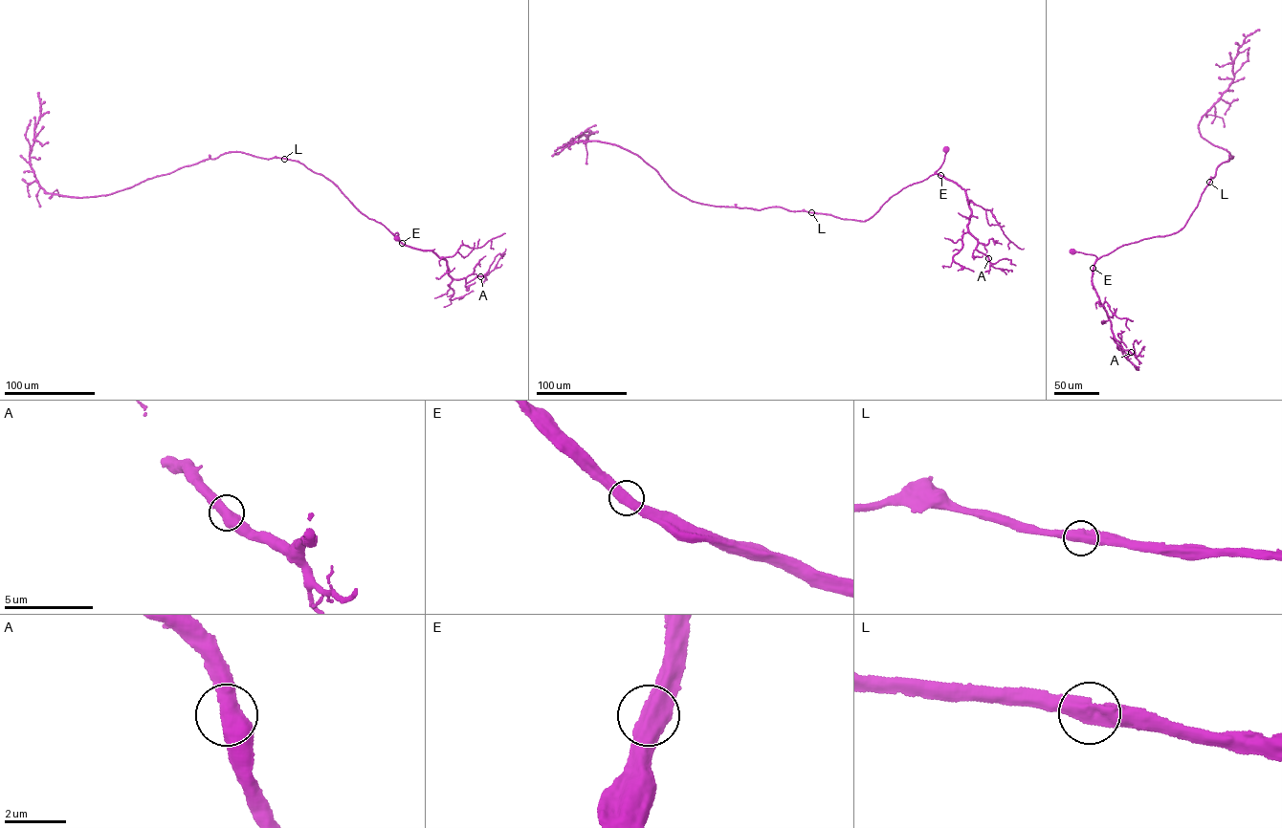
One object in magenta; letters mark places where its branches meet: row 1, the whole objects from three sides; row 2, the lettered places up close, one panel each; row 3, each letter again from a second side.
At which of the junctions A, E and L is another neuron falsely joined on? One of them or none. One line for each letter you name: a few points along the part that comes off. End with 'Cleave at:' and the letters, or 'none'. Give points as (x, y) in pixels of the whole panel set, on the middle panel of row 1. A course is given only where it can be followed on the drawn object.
Cleave at: none

